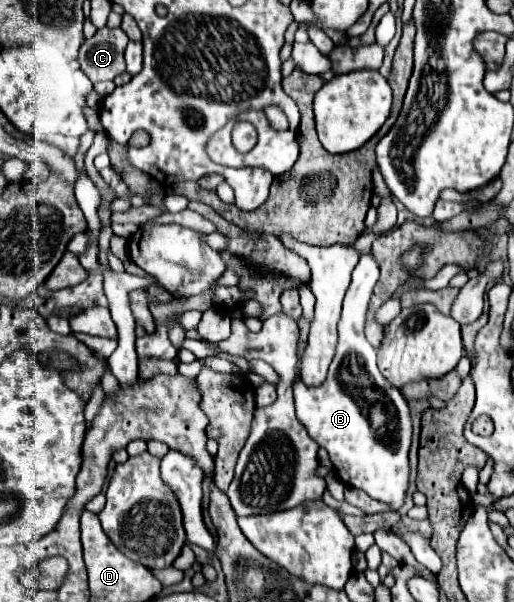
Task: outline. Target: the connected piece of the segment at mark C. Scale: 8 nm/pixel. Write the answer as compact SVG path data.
M97 29L91 39L85 39L79 49L79 65L83 73L93 81L115 79L125 71L123 51L129 39L121 29Z

